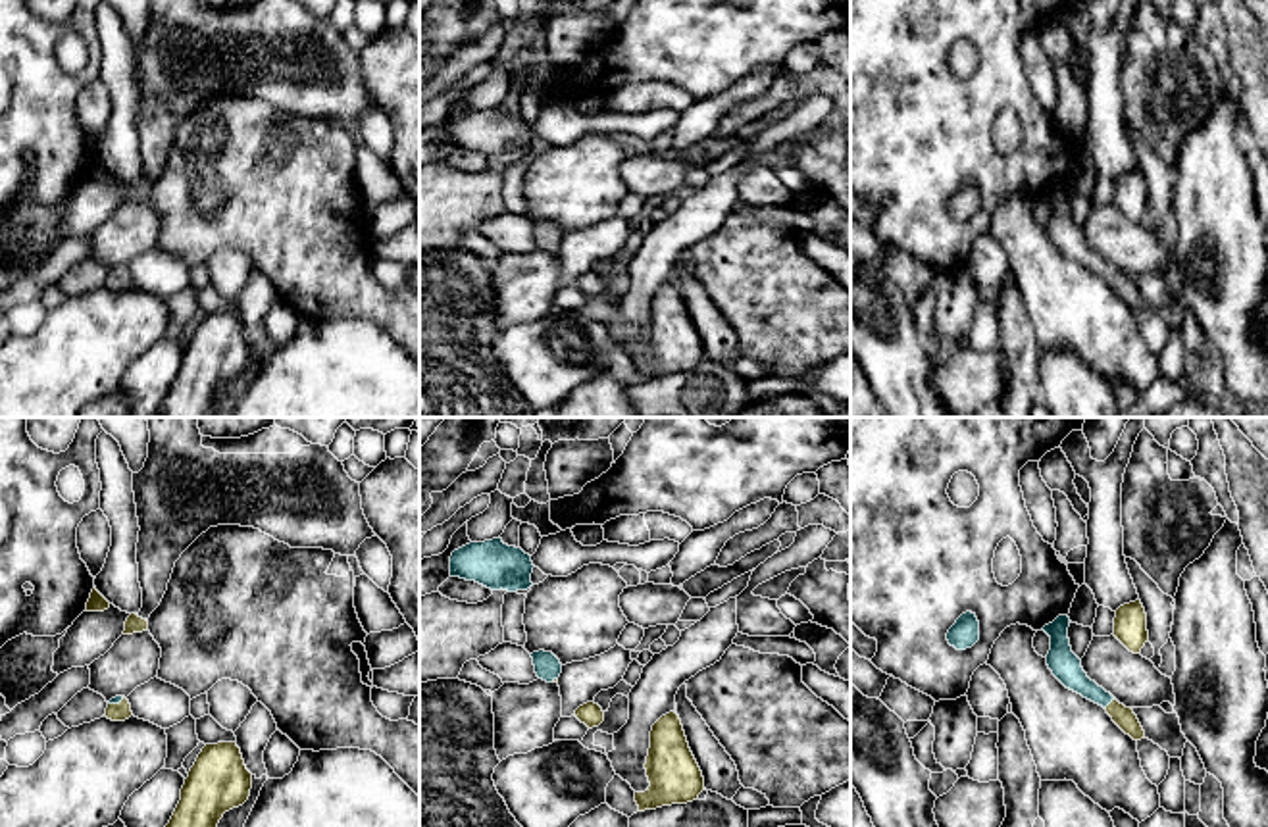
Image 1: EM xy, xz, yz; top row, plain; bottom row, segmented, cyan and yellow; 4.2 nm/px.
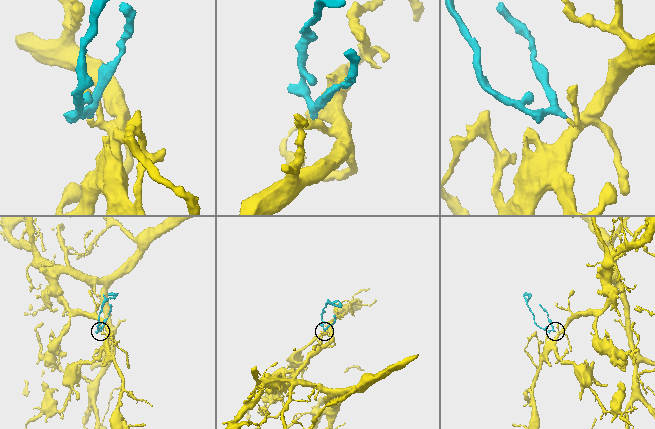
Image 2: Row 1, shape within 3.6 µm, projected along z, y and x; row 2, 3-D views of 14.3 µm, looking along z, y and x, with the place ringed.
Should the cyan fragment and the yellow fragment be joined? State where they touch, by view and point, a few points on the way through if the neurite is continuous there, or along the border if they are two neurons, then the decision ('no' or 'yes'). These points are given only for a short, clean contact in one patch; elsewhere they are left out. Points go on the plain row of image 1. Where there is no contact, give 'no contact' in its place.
contact yz (1109, 272); way yz (1065, 233), (1109, 272), (1124, 287); yes

